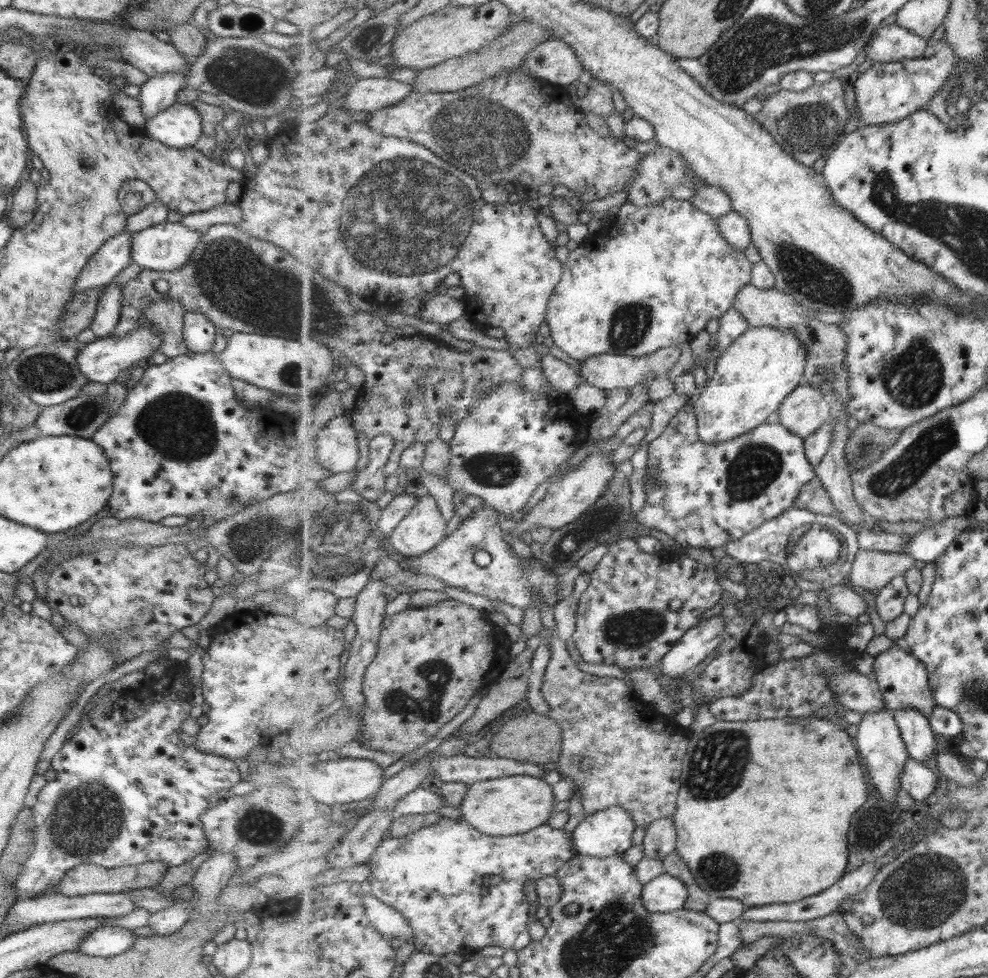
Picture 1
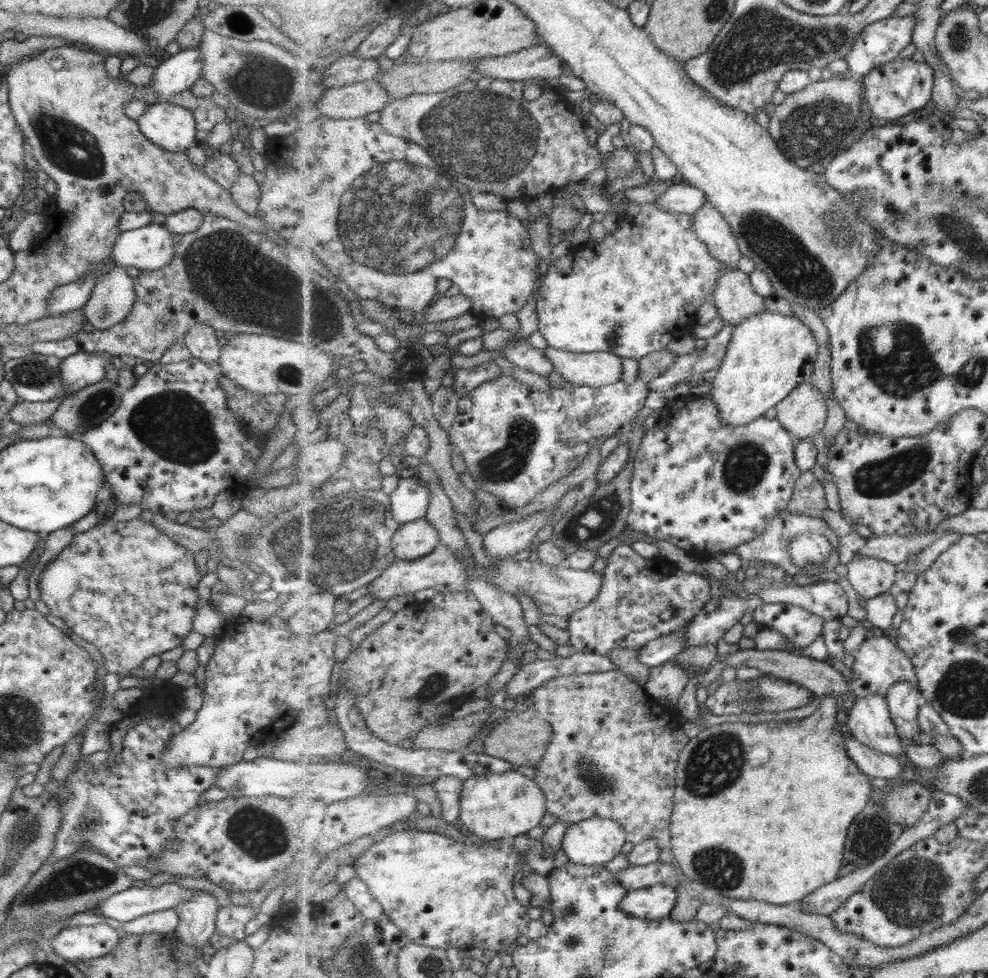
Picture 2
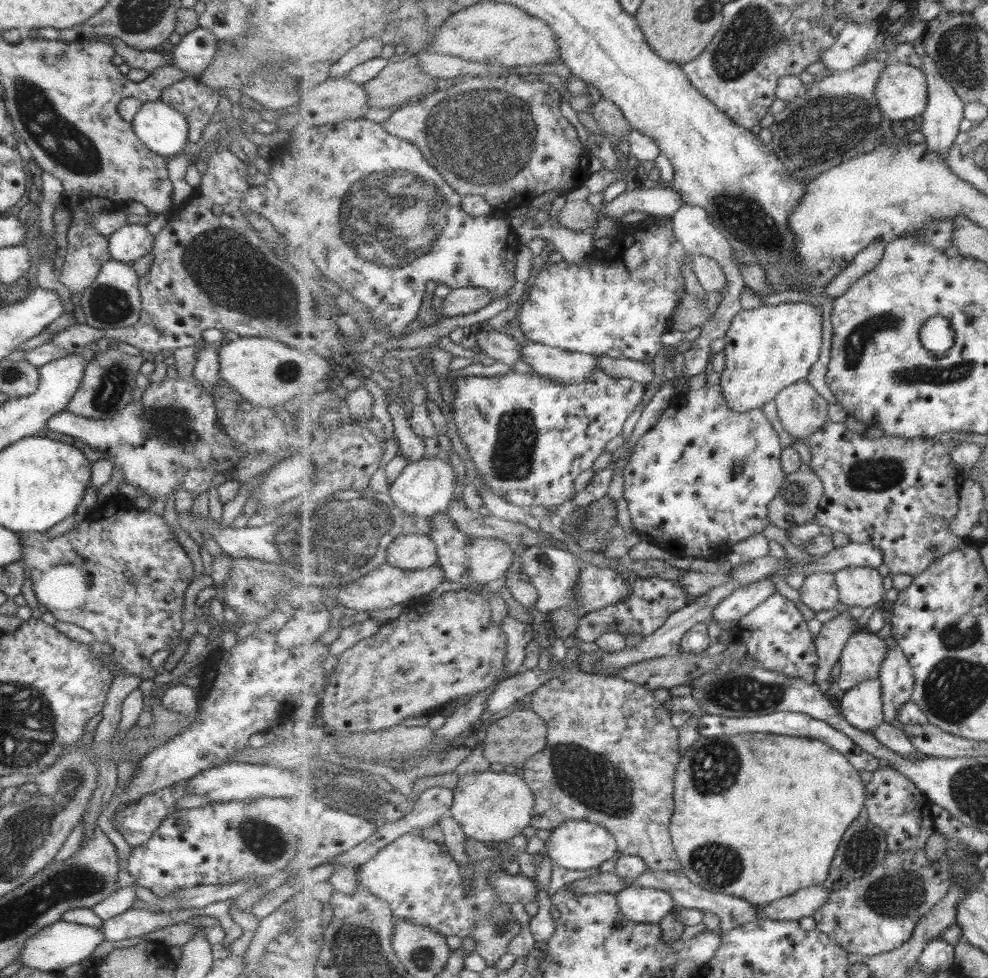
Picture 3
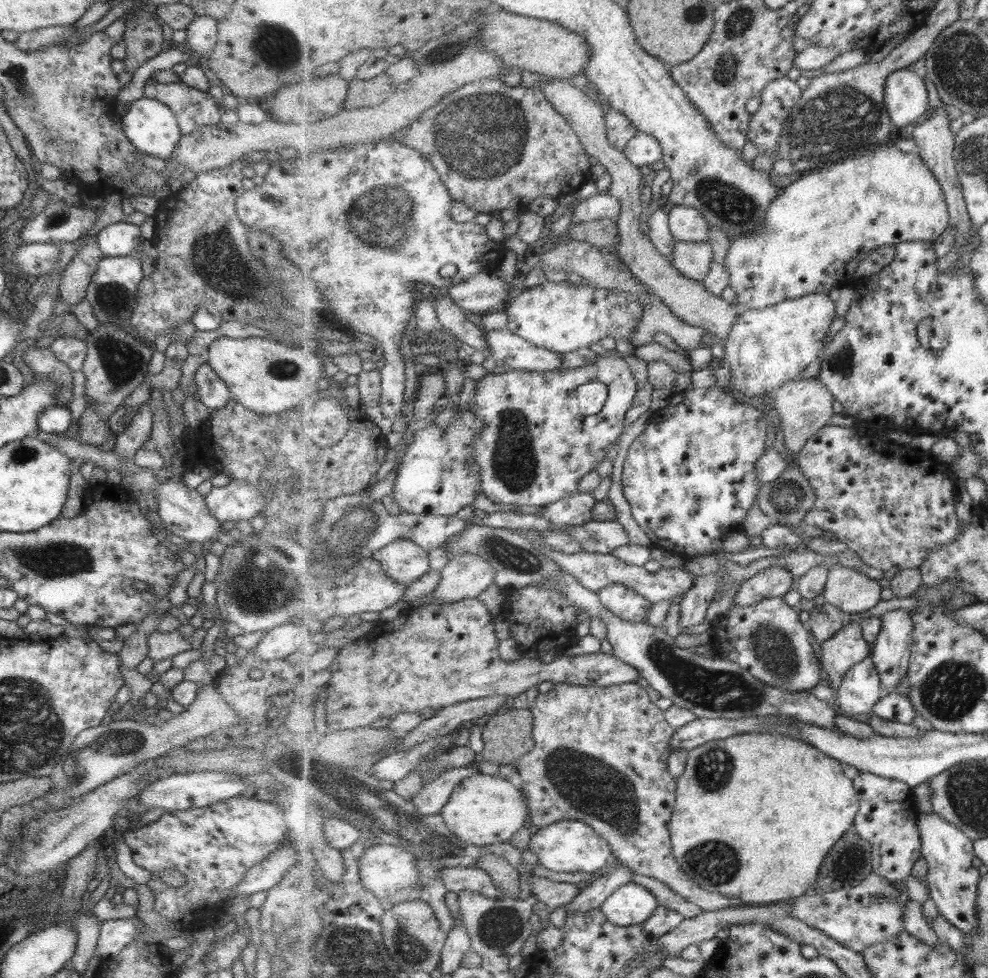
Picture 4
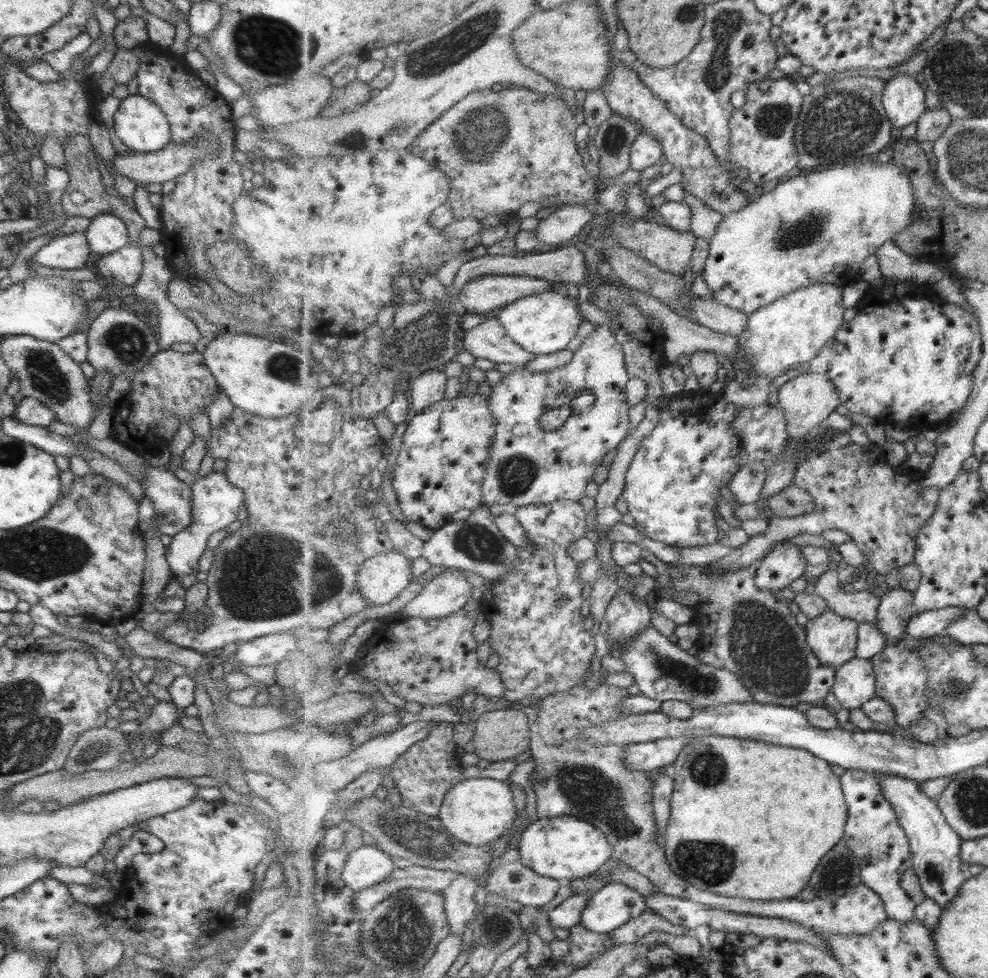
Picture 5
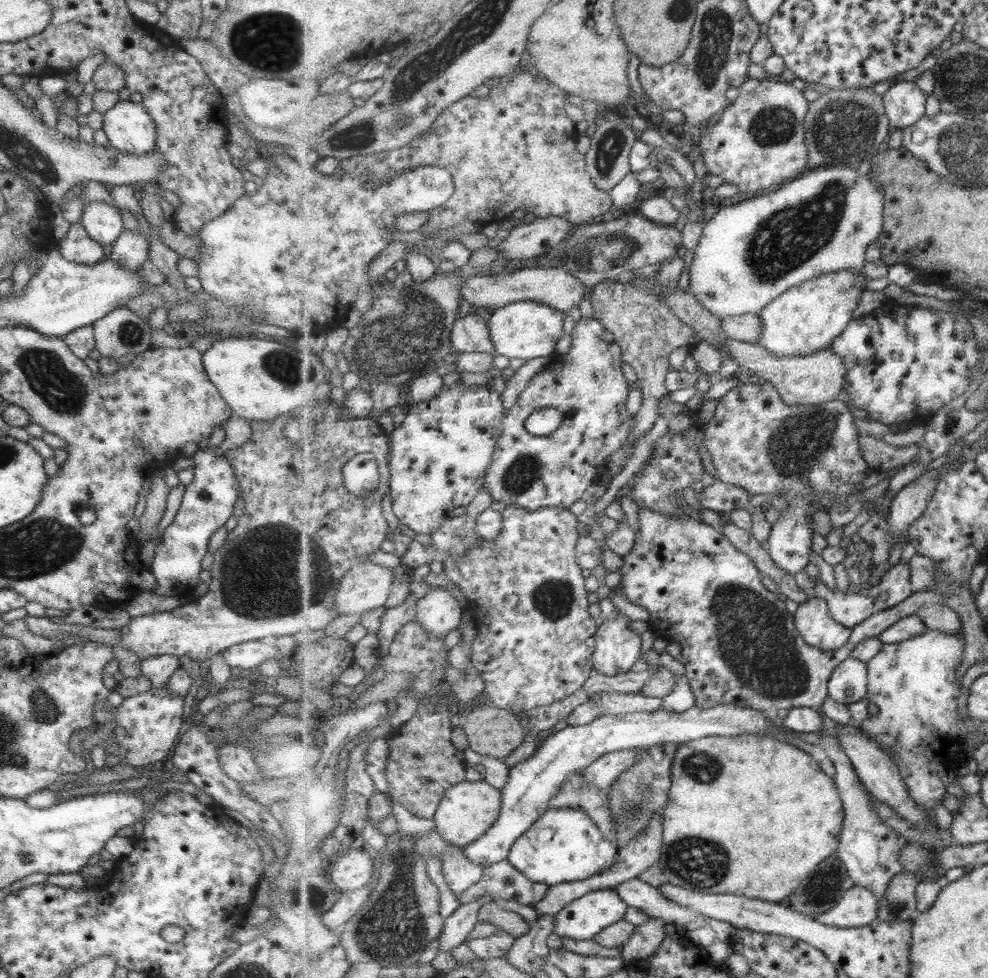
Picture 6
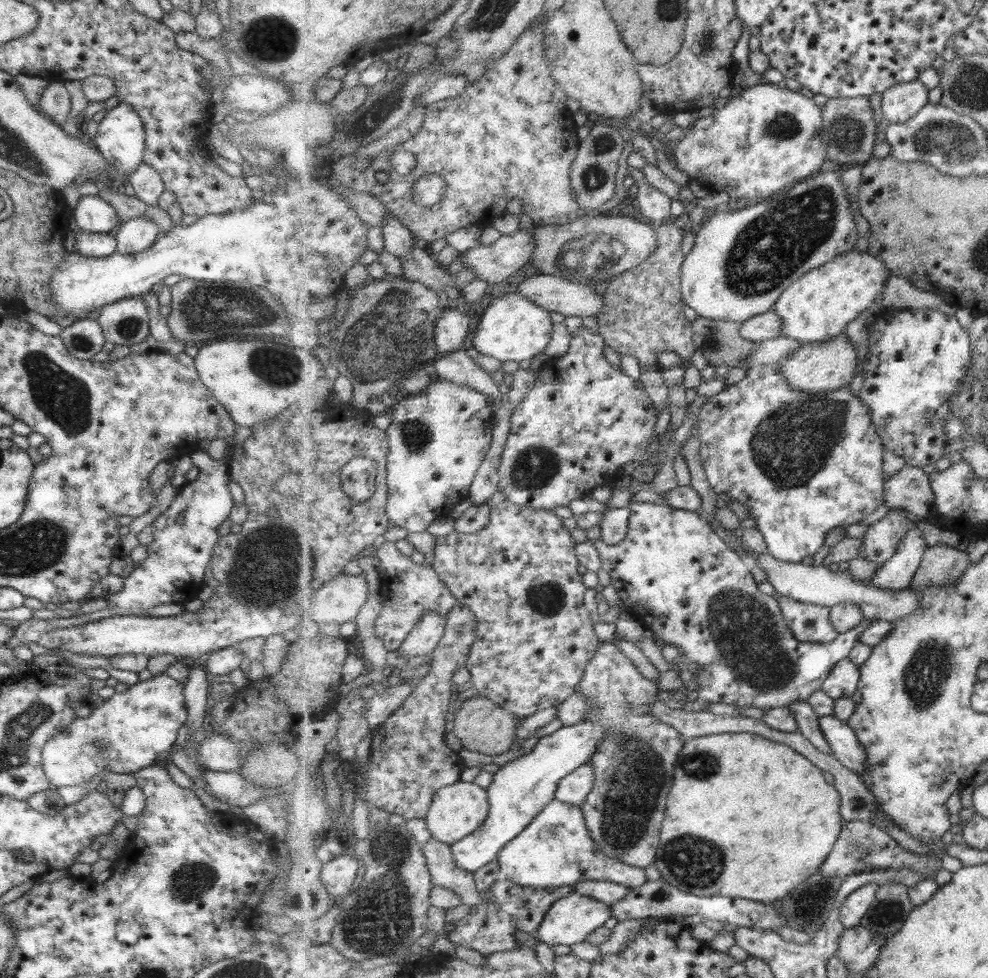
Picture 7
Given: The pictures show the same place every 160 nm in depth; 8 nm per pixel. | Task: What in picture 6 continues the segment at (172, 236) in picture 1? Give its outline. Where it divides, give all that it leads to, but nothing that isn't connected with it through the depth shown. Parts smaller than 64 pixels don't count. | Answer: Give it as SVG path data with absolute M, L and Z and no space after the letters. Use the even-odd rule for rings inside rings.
M87 202L79 219L86 235L108 249L123 230L119 210L105 202Z

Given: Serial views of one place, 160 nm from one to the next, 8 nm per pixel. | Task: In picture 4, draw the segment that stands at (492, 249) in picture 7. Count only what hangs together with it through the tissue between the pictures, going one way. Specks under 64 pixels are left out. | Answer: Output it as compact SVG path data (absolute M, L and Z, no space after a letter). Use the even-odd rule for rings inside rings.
M607 192L581 201L574 208L570 224L573 222L591 222L592 220L611 219L616 225L622 211L621 199Z

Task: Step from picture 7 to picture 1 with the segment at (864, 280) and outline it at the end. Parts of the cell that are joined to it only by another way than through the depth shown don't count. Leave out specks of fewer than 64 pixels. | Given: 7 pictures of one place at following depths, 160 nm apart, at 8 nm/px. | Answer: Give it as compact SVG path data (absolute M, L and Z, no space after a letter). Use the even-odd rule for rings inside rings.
M750 326L734 340L716 359L714 375L707 378L699 397L694 399L695 416L698 418L698 434L709 445L726 443L754 431L773 414L778 413L783 402L803 384L808 357L806 344L792 330L772 326Z

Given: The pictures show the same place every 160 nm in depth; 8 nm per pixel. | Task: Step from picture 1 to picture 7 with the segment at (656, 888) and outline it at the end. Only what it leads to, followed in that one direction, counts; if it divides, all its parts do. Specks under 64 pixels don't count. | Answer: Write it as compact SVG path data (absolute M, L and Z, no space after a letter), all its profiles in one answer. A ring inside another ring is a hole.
M578 893L569 894L569 896L561 898L561 900L553 905L546 919L538 928L536 936L539 941L547 944L549 947L553 945L565 945L569 947L572 944L585 941L599 927L602 927L609 918L613 917L614 914L611 913L611 905L595 900L593 896L585 896Z

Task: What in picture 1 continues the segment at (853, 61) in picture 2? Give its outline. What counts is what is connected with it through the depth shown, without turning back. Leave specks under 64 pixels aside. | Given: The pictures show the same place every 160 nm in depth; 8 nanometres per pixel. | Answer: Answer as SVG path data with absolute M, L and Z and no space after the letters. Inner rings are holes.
M894 22L880 27L872 35L866 50L866 59L889 63L924 58L923 54L929 44L927 39L911 30L899 30Z

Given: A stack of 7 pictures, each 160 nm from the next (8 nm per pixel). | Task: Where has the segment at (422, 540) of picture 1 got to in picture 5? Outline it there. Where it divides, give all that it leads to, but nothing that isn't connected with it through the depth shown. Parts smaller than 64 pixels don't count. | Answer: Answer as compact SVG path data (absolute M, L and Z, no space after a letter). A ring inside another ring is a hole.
M394 550L367 559L358 572L358 589L365 600L375 605L389 604L410 586L411 560Z

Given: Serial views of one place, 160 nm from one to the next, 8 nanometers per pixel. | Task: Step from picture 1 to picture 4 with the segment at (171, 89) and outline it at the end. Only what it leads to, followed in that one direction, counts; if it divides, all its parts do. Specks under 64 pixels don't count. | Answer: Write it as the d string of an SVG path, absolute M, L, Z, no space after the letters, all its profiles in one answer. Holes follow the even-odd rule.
M195 15L193 20L186 26L185 42L189 49L194 52L193 56L201 58L213 49L217 34L217 20L207 15Z

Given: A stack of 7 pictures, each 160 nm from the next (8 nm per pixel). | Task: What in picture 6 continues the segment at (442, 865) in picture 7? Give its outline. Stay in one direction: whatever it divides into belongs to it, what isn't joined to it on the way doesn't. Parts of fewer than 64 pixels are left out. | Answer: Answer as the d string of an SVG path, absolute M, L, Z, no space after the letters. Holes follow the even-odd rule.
M451 845L442 856L442 873L449 889L457 897L465 894L481 881L485 868L471 862L456 845Z

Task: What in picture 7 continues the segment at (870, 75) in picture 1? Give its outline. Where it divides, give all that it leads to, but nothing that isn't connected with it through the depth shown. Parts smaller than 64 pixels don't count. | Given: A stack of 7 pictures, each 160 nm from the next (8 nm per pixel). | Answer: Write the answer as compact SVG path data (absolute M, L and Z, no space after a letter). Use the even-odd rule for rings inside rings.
M915 80L896 84L882 93L881 110L891 123L904 123L913 119L929 103L929 88Z

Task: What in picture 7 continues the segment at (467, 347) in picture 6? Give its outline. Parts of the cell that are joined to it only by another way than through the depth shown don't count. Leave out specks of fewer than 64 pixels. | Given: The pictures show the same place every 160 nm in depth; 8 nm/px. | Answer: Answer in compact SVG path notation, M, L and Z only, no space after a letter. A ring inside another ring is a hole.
M453 309L443 311L436 324L437 350L442 354L462 349L471 332L471 318Z

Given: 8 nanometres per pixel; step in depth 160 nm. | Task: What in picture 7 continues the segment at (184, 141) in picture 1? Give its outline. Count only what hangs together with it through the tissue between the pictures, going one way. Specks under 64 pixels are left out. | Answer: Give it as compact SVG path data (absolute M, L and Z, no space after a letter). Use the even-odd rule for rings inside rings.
M118 103L98 122L96 133L91 143L101 153L109 166L114 170L129 174L141 165L144 151L144 132L141 119L128 105Z

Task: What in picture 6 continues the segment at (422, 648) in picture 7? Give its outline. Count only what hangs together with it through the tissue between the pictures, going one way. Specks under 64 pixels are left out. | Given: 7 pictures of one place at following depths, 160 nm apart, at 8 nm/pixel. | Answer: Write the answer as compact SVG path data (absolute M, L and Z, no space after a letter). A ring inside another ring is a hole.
M435 586L418 600L416 620L431 638L443 638L462 623L465 608L446 589Z

